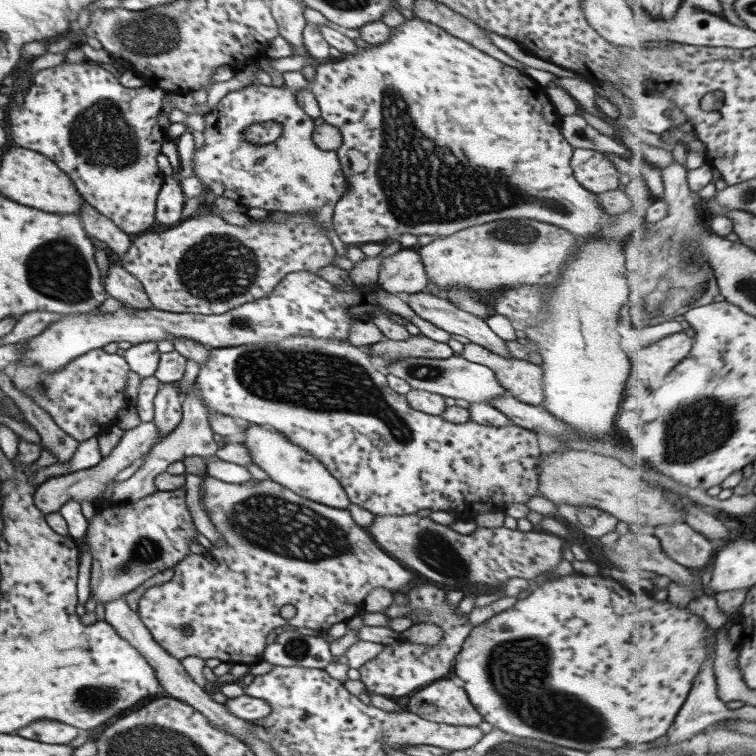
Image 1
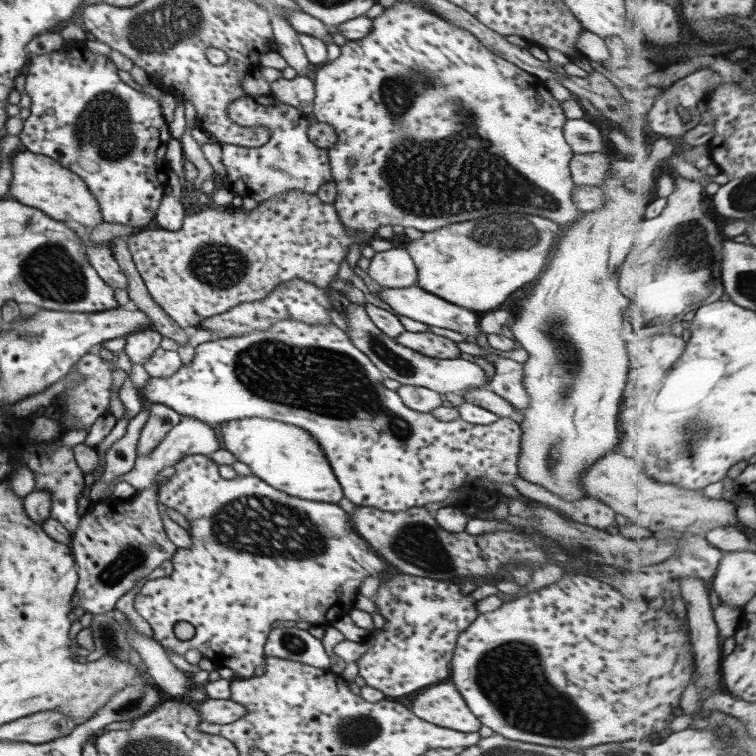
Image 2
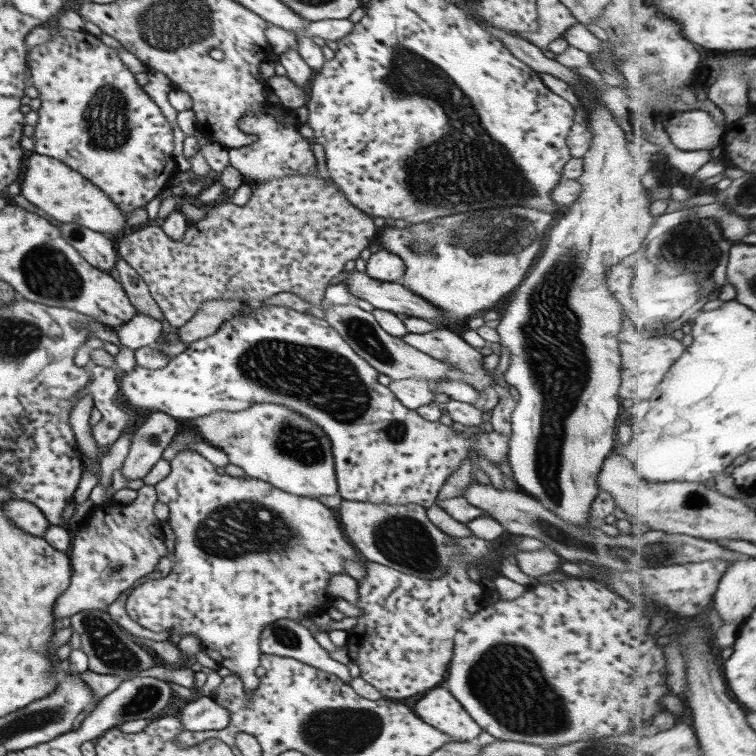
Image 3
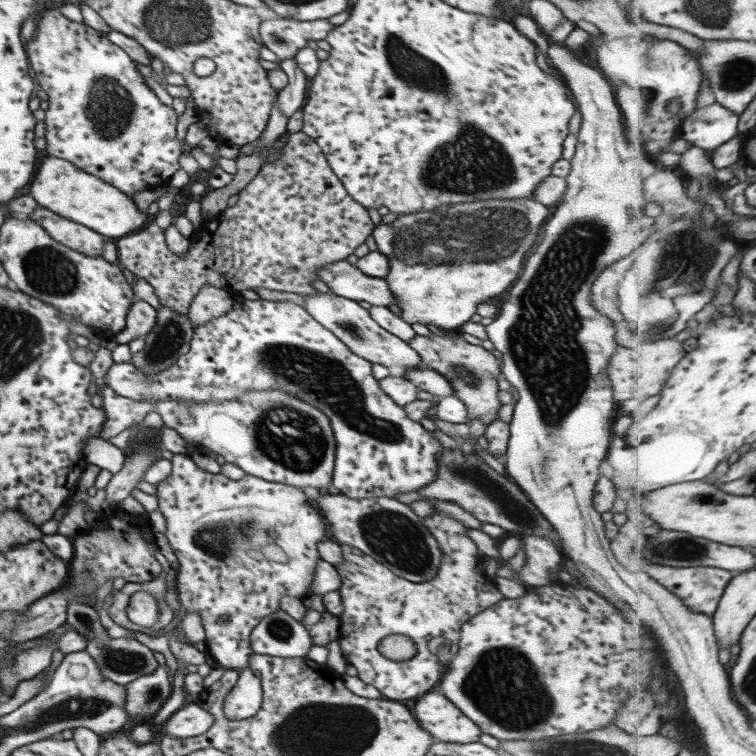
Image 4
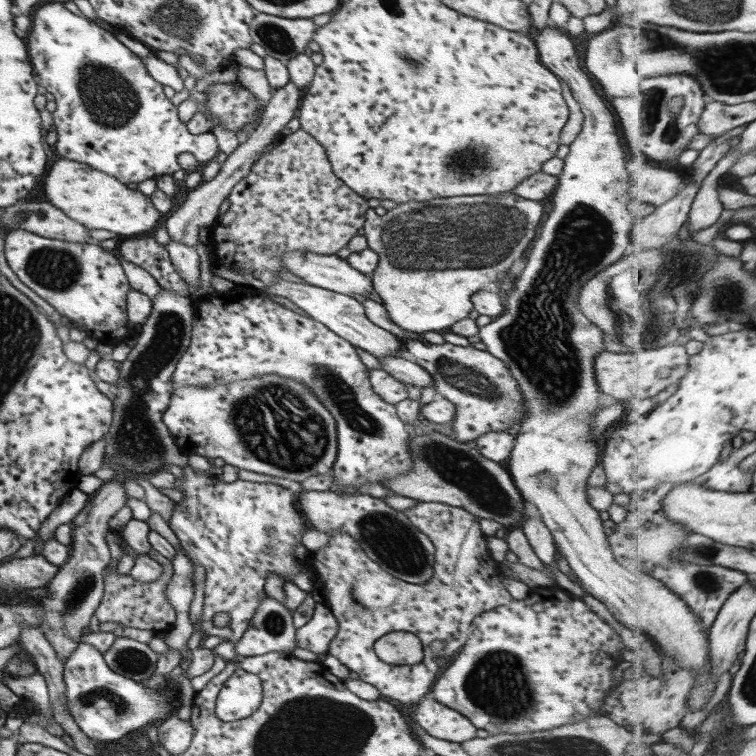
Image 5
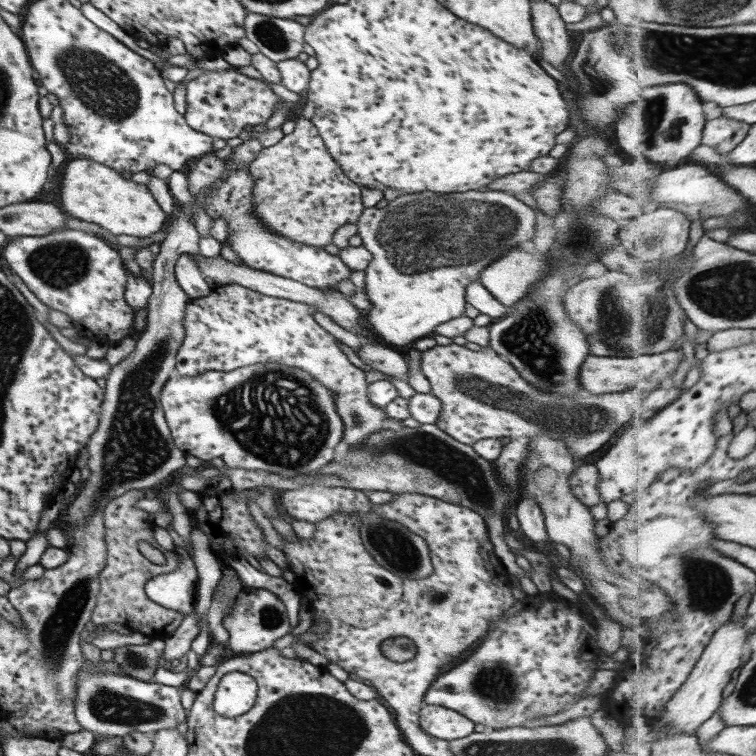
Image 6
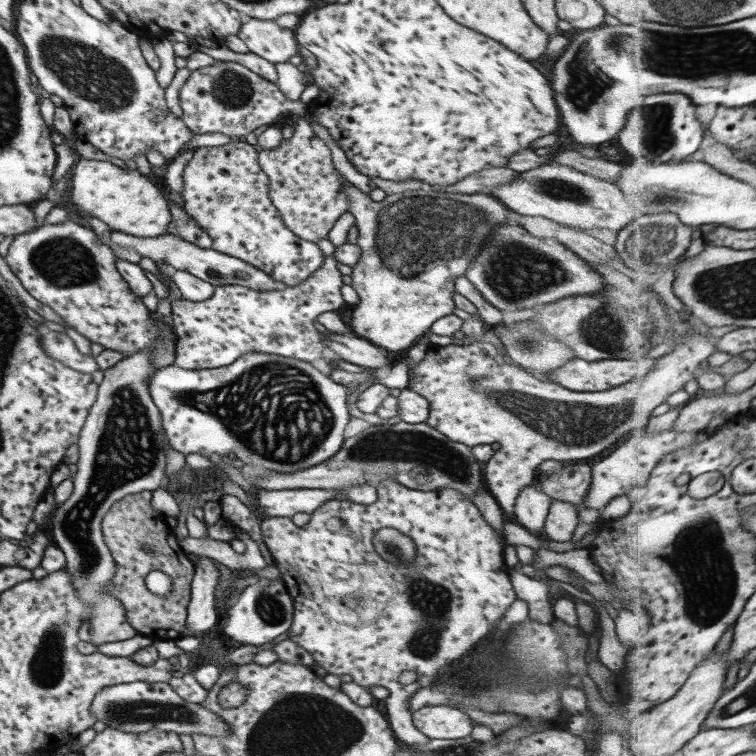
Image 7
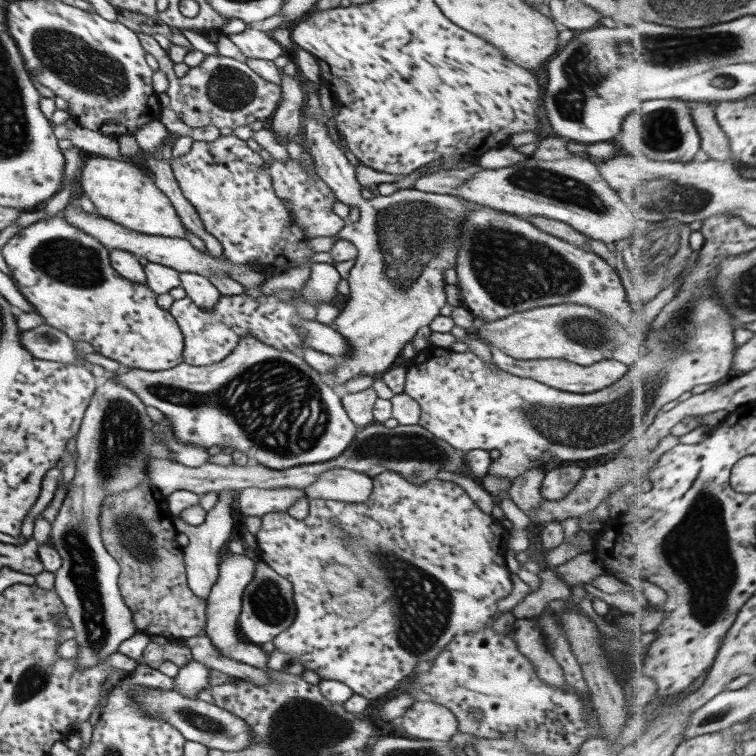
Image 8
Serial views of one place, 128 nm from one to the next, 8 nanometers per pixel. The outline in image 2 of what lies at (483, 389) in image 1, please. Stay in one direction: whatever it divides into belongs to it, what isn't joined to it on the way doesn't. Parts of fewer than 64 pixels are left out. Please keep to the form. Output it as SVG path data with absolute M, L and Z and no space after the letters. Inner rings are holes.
M351 303L345 318L351 333L350 340L376 365L383 376L397 380L402 385L421 386L437 392L441 396L447 392L463 396L471 388L485 388L487 384L486 372L476 363L462 359L439 359L424 356L415 350L398 344L395 339L386 336L367 315L364 305Z

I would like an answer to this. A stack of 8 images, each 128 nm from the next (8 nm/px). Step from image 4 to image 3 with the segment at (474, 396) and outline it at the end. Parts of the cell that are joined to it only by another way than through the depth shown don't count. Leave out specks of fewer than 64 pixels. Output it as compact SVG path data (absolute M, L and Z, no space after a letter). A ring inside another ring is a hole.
M440 326L423 334L406 333L401 339L420 352L454 367L454 377L473 389L482 393L487 386L492 386L493 373L486 373L482 367L482 359L485 356L466 343L458 333Z

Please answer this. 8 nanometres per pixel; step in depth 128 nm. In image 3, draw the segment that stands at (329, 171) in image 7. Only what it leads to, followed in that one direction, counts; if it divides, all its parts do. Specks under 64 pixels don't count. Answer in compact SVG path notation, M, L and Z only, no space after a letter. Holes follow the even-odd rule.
M317 169L315 172L307 174L295 173L294 176L283 176L282 178L273 178L259 184L252 190L250 201L244 206L237 206L230 203L229 200L224 201L221 205L210 206L206 209L204 218L198 221L189 221L189 227L186 229L184 236L180 240L172 240L163 230L161 226L148 226L133 233L127 232L125 237L118 244L117 254L120 258L137 271L137 274L142 278L142 281L150 290L150 294L156 301L156 304L161 308L165 320L171 326L184 326L193 316L196 316L197 310L203 305L205 300L214 298L237 298L243 303L248 303L250 300L269 299L271 296L277 295L279 292L292 292L301 299L307 300L312 306L321 306L324 300L325 292L330 286L328 283L334 278L341 276L348 262L355 261L360 252L364 248L369 248L371 243L378 236L379 230L374 225L373 217L361 210L358 210L349 200L342 194L342 191L337 187L337 184L328 183L318 175Z

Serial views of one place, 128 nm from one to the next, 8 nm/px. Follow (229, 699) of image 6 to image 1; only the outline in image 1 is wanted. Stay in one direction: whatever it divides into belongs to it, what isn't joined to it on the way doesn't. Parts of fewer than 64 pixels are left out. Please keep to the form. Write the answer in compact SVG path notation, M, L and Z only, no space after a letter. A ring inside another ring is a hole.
M206 473L202 476L204 482L200 487L200 502L204 506L204 510L208 514L212 524L216 526L221 535L221 542L218 545L212 544L212 550L206 550L203 555L189 555L186 559L179 562L173 568L173 577L165 583L151 586L142 595L139 600L139 608L137 616L142 620L142 623L146 625L146 628L150 631L153 639L166 651L169 652L174 658L182 660L187 656L197 656L198 658L219 658L221 662L228 662L232 664L240 663L247 665L254 665L261 660L261 654L265 649L266 640L268 640L268 634L272 632L278 626L292 628L312 628L316 631L328 631L334 624L345 623L348 620L354 618L364 608L364 599L371 590L374 588L387 588L392 592L401 591L405 592L408 588L412 587L414 583L424 581L417 573L406 568L398 560L390 557L387 553L382 551L379 546L373 542L373 538L368 530L364 529L360 525L353 521L352 516L348 509L336 509L325 506L324 504L318 504L308 498L302 498L276 484L272 480L255 480L245 482L245 484L227 484L222 480L216 480L211 478ZM274 528L274 530L272 530ZM286 604L292 604L295 606L296 614L290 620L285 620L280 616L280 609ZM184 626L190 626L192 633L190 635L184 635Z

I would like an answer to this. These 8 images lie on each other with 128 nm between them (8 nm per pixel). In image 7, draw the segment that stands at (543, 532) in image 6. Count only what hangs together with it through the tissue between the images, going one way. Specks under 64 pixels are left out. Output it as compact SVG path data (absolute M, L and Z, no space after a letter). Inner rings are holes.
M531 484L526 486L514 504L518 525L522 525L531 532L542 532L551 504L552 499L546 493L536 490L536 486Z

